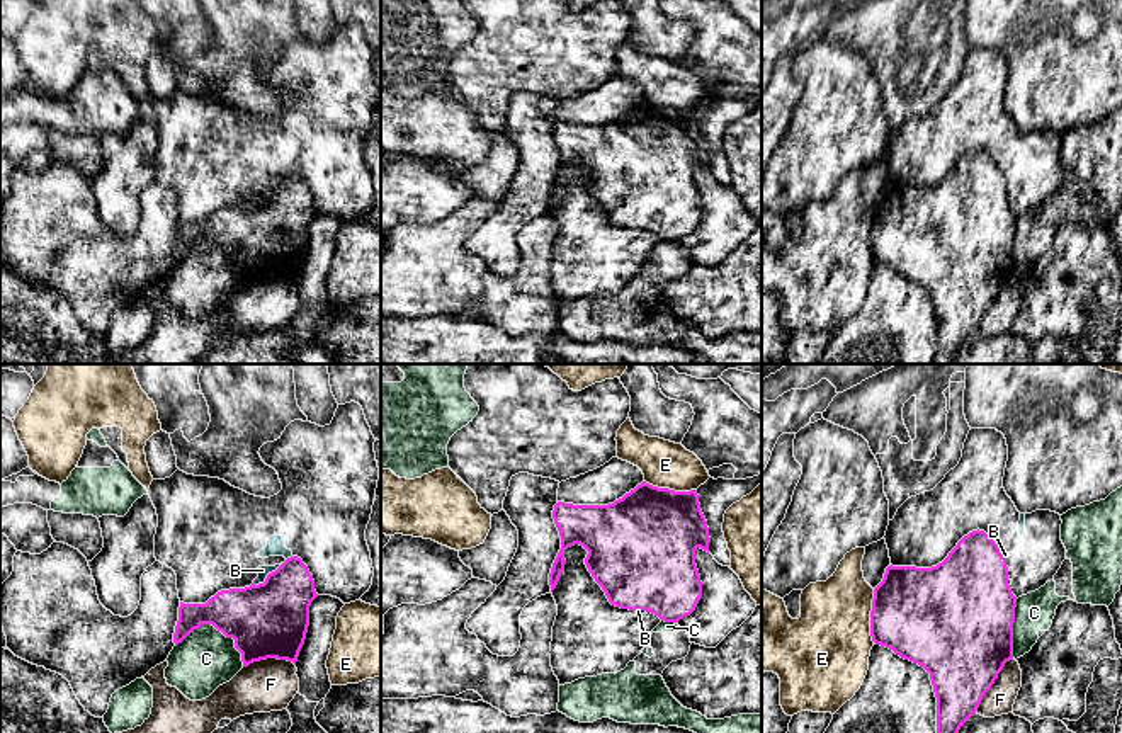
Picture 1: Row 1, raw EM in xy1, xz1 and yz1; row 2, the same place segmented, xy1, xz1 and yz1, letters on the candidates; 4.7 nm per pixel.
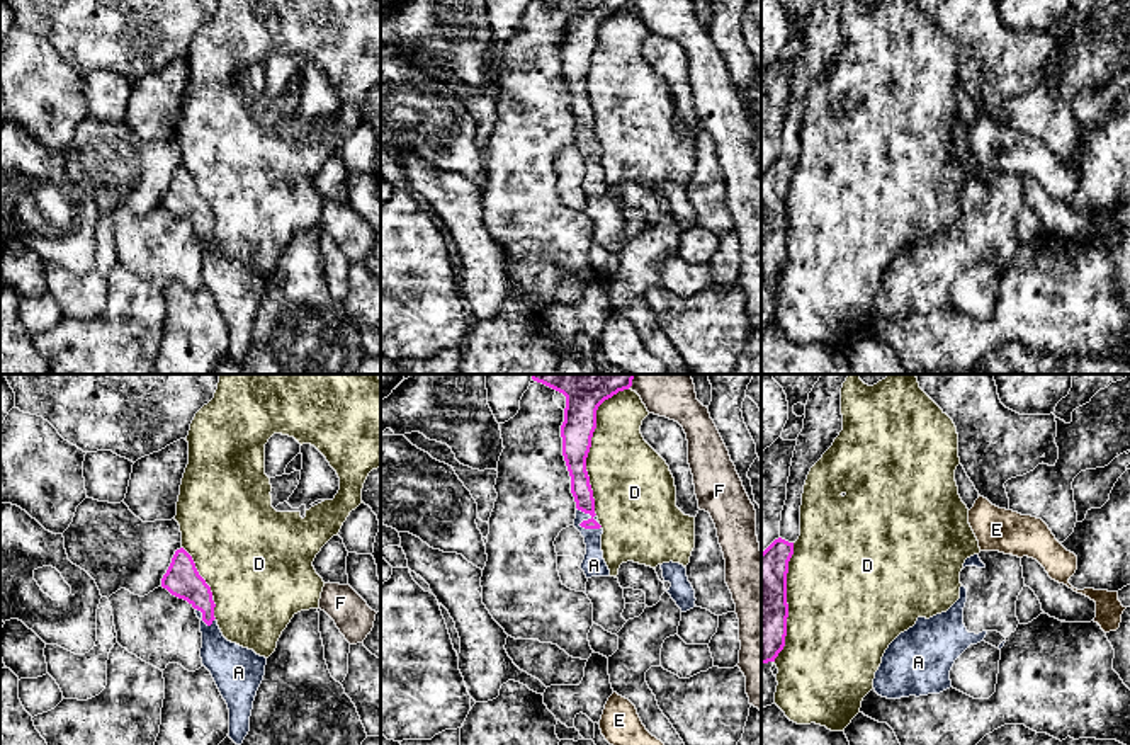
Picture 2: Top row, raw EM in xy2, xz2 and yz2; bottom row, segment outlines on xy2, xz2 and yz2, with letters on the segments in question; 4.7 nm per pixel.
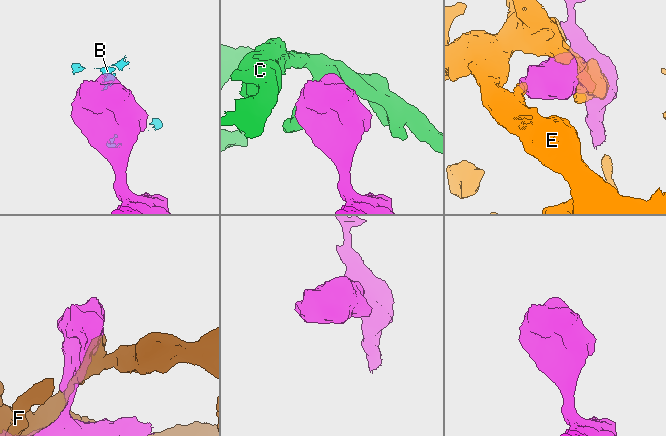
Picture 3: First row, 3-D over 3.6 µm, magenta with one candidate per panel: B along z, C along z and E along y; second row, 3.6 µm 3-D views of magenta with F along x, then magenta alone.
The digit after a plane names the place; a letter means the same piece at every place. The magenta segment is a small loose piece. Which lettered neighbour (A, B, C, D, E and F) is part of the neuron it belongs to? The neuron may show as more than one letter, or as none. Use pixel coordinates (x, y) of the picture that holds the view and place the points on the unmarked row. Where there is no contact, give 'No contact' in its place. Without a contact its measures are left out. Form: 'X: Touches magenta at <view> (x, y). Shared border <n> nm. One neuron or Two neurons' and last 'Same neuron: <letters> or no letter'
A: Touches magenta at xz2 (590, 133). Shared border 160 nm. One neuron
B: Touches magenta at xy1 (267, 194). Shared border 170 nm. Two neurons
C: Touches magenta at xy1 (218, 249). Shared border 340 nm. Two neurons
D: Touches magenta at xz2 (590, 65). Shared border 650 nm. Two neurons
E: Touches magenta at yz1 (871, 235). Shared border 260 nm. Two neurons
F: Touches magenta at yz1 (993, 301). Shared border 320 nm. Two neurons
Same neuron: A

